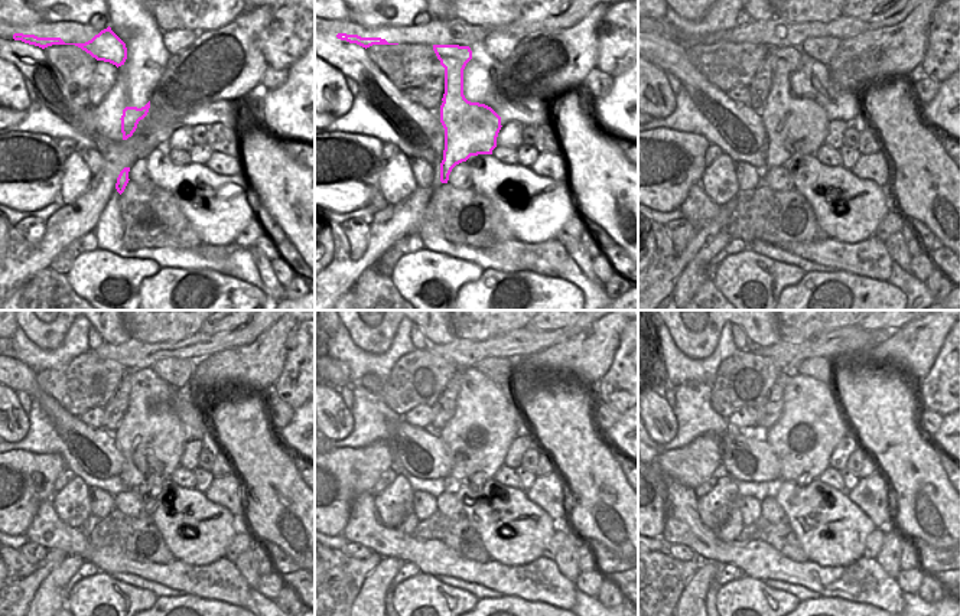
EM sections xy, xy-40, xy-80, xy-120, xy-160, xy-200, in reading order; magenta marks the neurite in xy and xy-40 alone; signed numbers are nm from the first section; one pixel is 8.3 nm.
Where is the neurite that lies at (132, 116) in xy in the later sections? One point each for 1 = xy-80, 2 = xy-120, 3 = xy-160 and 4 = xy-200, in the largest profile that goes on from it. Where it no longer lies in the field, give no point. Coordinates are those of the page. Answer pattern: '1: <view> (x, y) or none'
1: xy-80 (796, 126)
2: xy-120 (150, 436)
3: xy-160 (478, 436)
4: xy-200 (812, 423)

